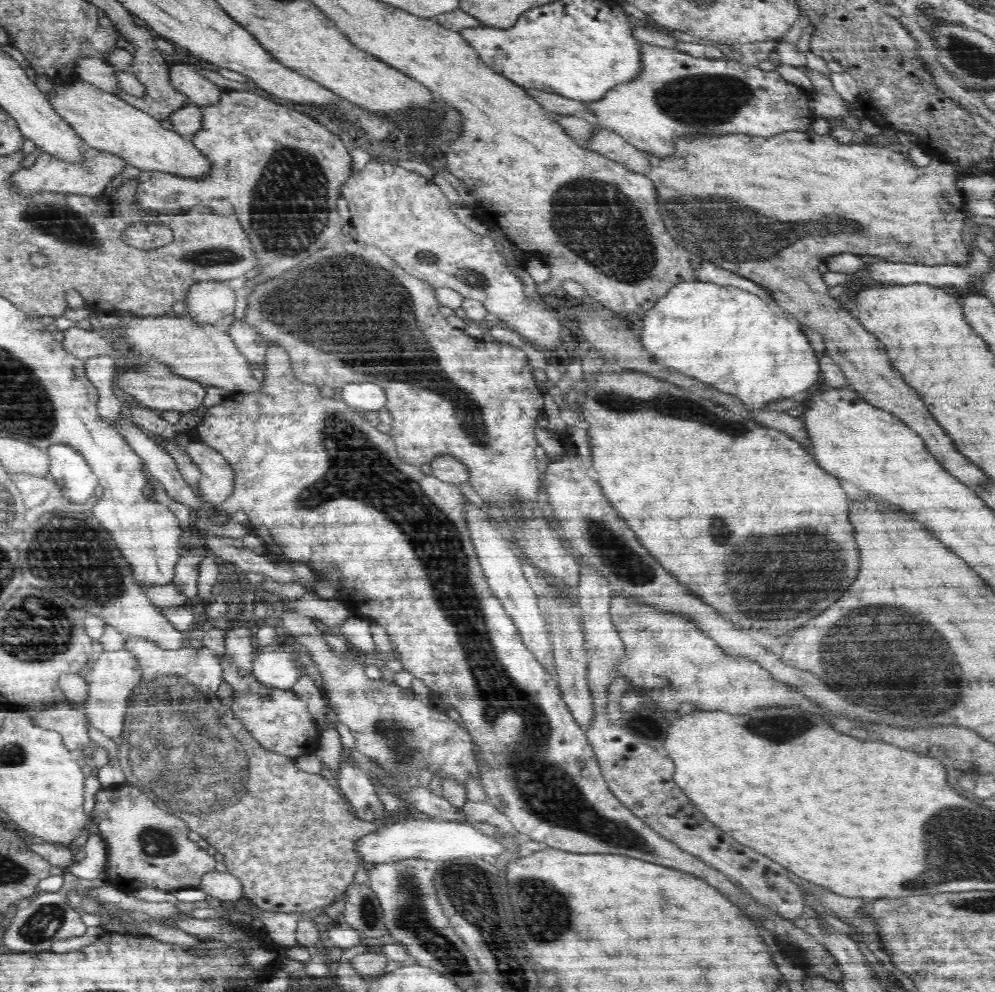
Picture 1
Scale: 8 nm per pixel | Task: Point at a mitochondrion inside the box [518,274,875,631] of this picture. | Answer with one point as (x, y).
(773, 595)

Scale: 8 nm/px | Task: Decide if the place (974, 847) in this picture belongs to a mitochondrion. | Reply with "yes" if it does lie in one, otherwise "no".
yes

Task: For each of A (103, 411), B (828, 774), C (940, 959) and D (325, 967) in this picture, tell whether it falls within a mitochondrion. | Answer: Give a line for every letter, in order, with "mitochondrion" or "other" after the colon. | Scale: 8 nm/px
A: other
B: other
C: other
D: other

